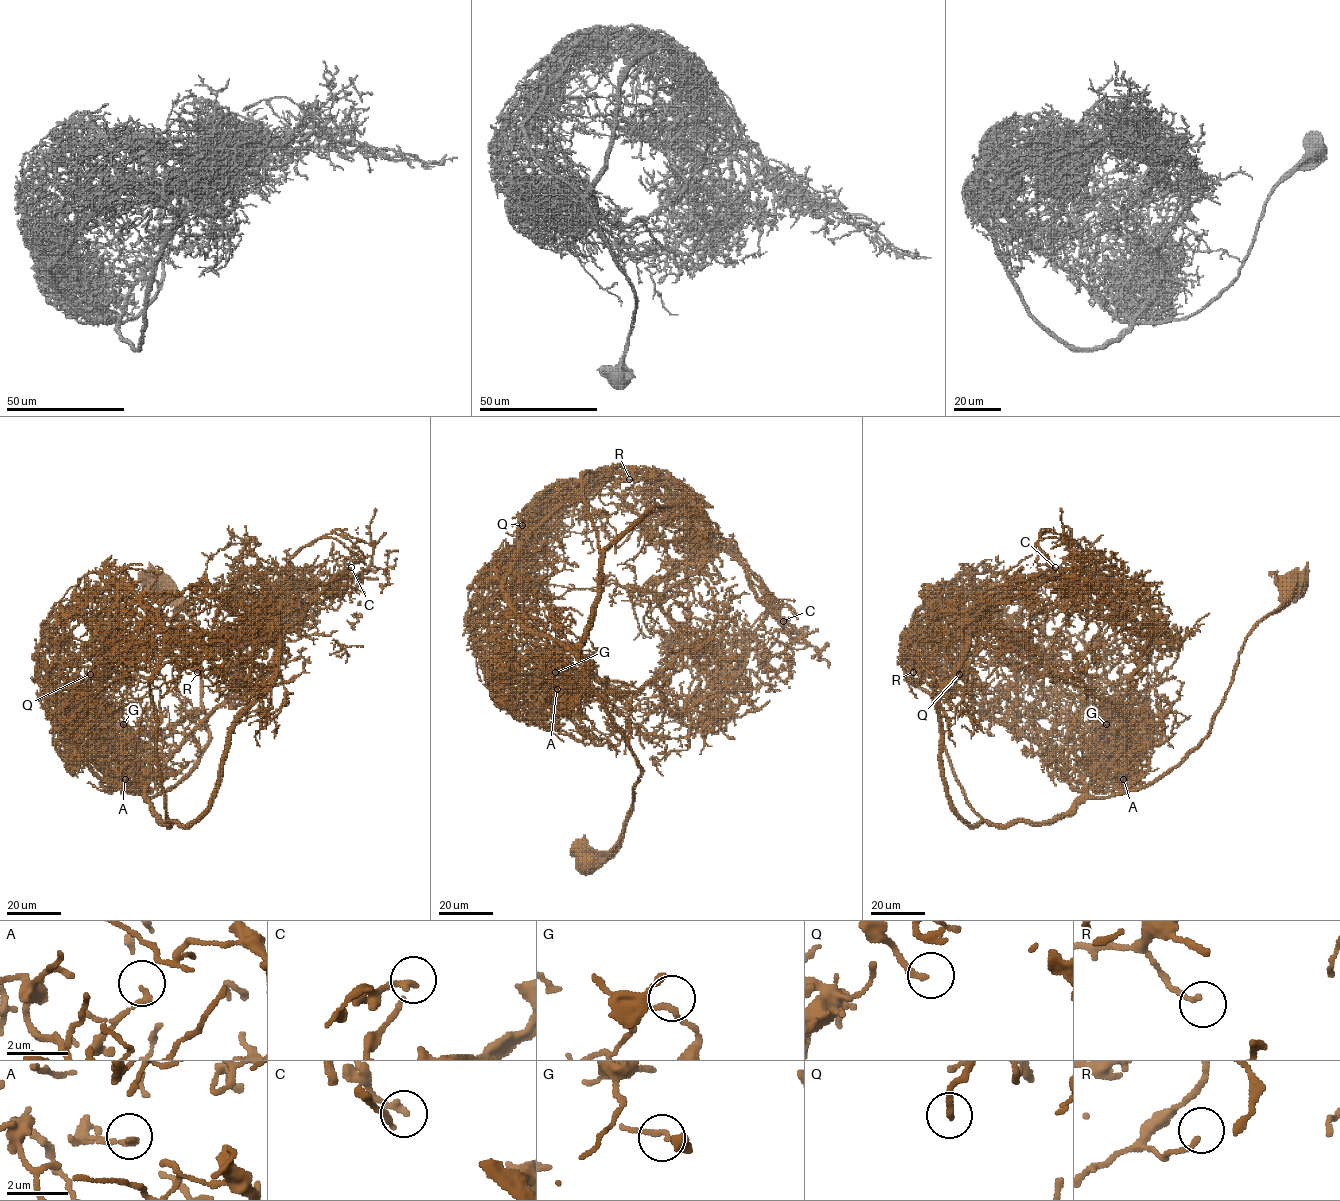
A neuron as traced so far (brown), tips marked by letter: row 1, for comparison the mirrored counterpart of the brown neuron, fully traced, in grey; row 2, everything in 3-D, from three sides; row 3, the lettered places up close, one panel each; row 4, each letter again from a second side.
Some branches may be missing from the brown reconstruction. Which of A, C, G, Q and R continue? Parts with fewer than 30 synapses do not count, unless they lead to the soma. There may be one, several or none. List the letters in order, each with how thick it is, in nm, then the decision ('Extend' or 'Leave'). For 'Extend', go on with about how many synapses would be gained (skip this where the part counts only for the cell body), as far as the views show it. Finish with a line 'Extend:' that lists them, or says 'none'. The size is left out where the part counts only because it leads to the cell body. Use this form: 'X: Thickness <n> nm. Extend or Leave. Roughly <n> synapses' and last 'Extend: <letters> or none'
A: Thickness 180 nm. Leave
C: Thickness 150 nm. Leave
G: Thickness 140 nm. Leave
Q: Thickness 190 nm. Leave
R: Thickness 130 nm. Leave
Extend: none

